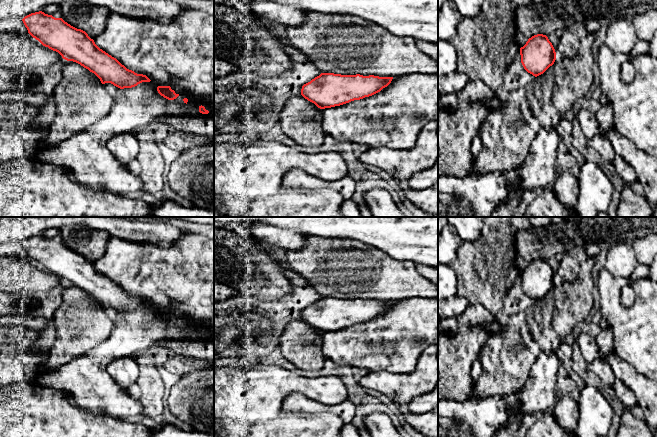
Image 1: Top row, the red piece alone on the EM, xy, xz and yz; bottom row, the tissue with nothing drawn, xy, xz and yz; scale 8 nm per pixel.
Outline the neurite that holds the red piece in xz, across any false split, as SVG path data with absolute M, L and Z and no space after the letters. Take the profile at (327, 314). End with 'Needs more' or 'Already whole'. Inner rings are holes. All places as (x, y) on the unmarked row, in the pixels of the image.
M321 297L302 310L301 319L320 333L331 332L372 320L387 311L392 303L374 299Z. Already whole

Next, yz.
M537 258L528 263L520 272L521 287L524 293L537 301L543 298L556 284L556 276L548 261Z. Already whole

